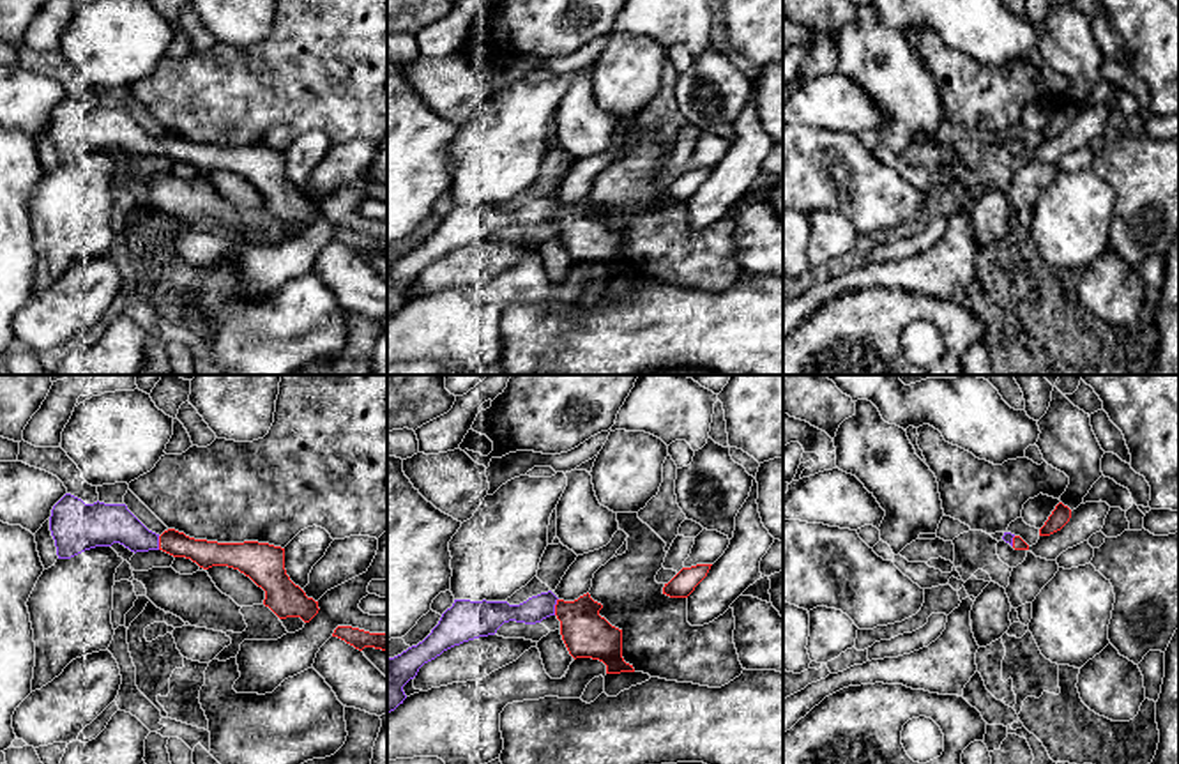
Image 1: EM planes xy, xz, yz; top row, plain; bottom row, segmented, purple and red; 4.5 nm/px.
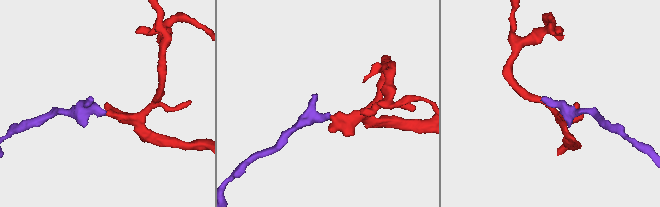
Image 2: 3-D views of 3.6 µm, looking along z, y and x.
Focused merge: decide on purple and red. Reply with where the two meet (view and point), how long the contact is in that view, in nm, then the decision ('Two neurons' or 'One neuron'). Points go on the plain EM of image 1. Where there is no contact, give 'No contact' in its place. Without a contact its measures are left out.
Touches purple at xz (554, 211). Shared border 80 nm. One neuron

